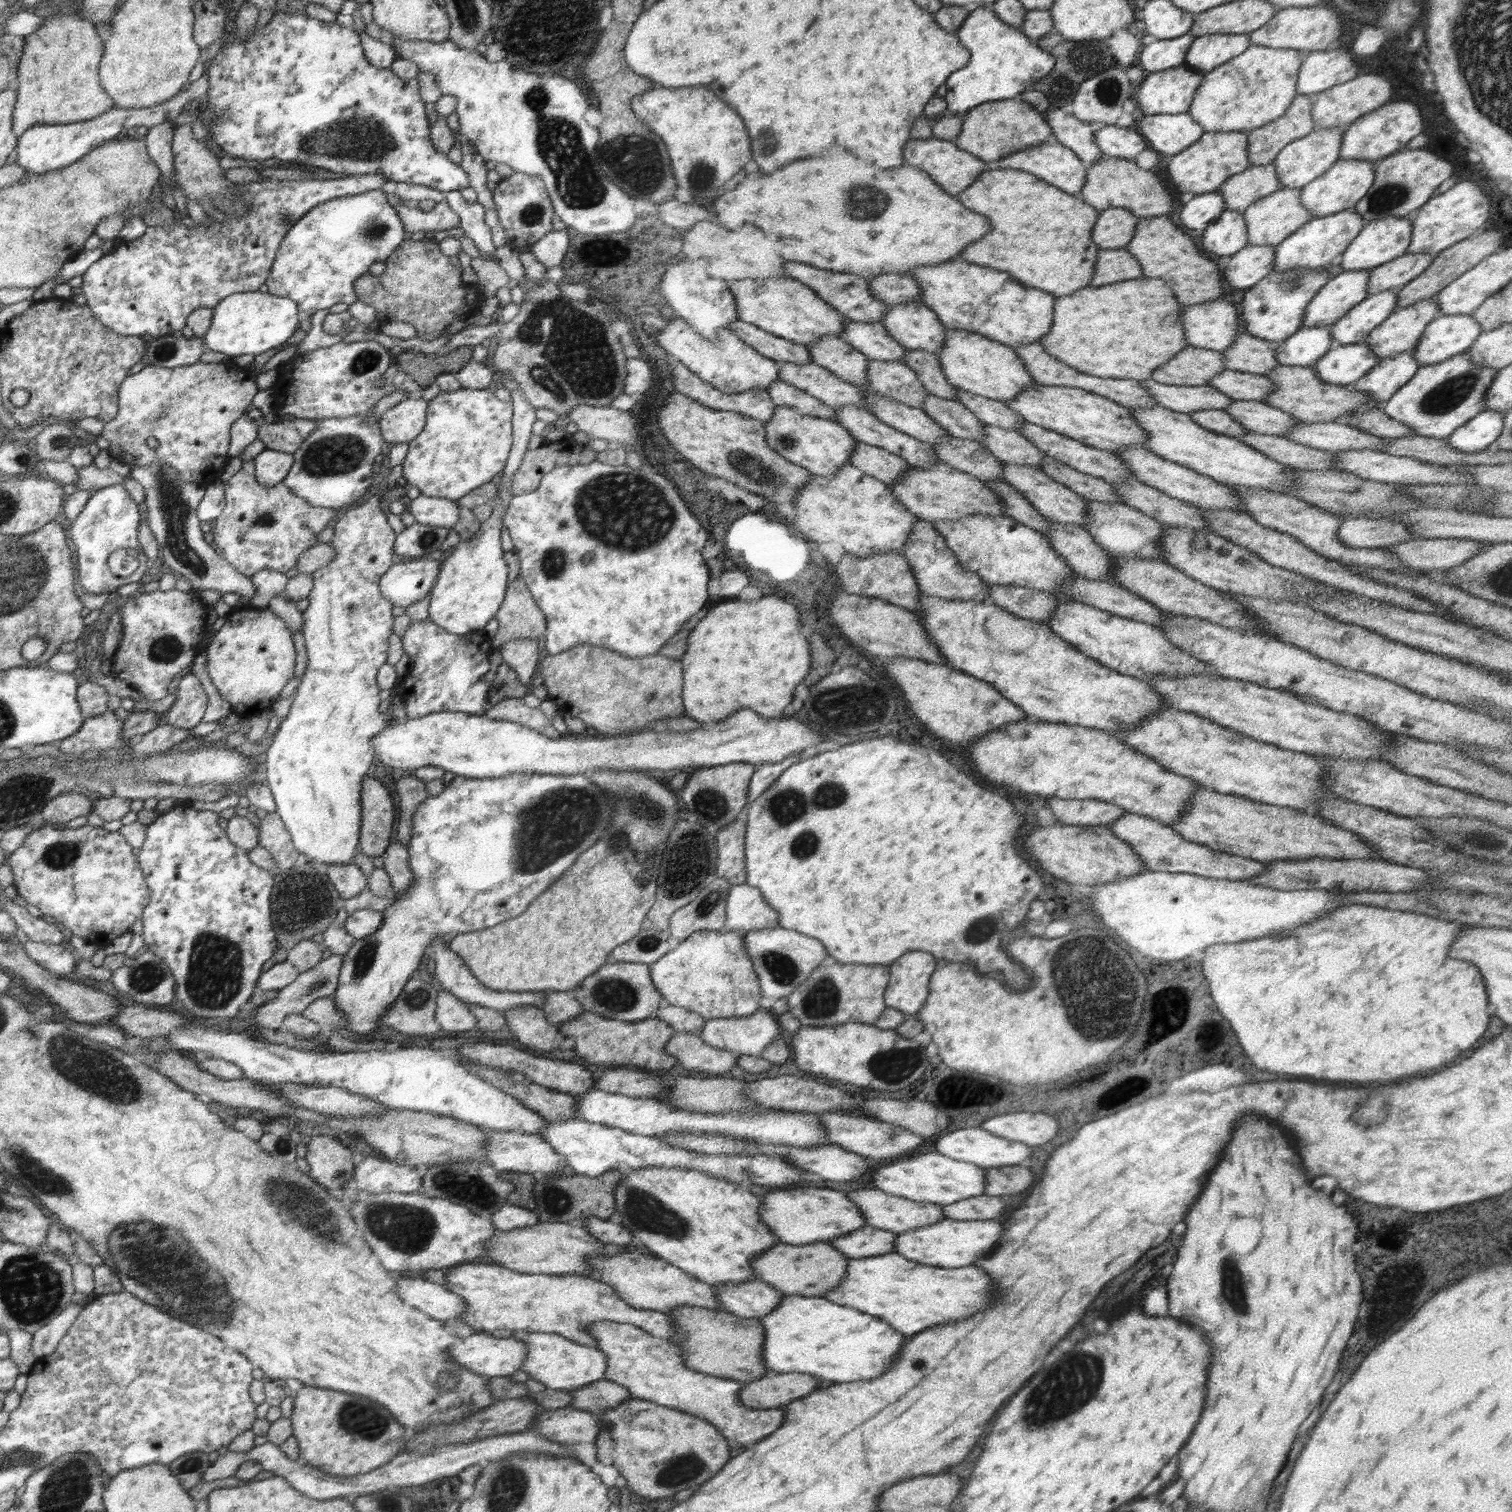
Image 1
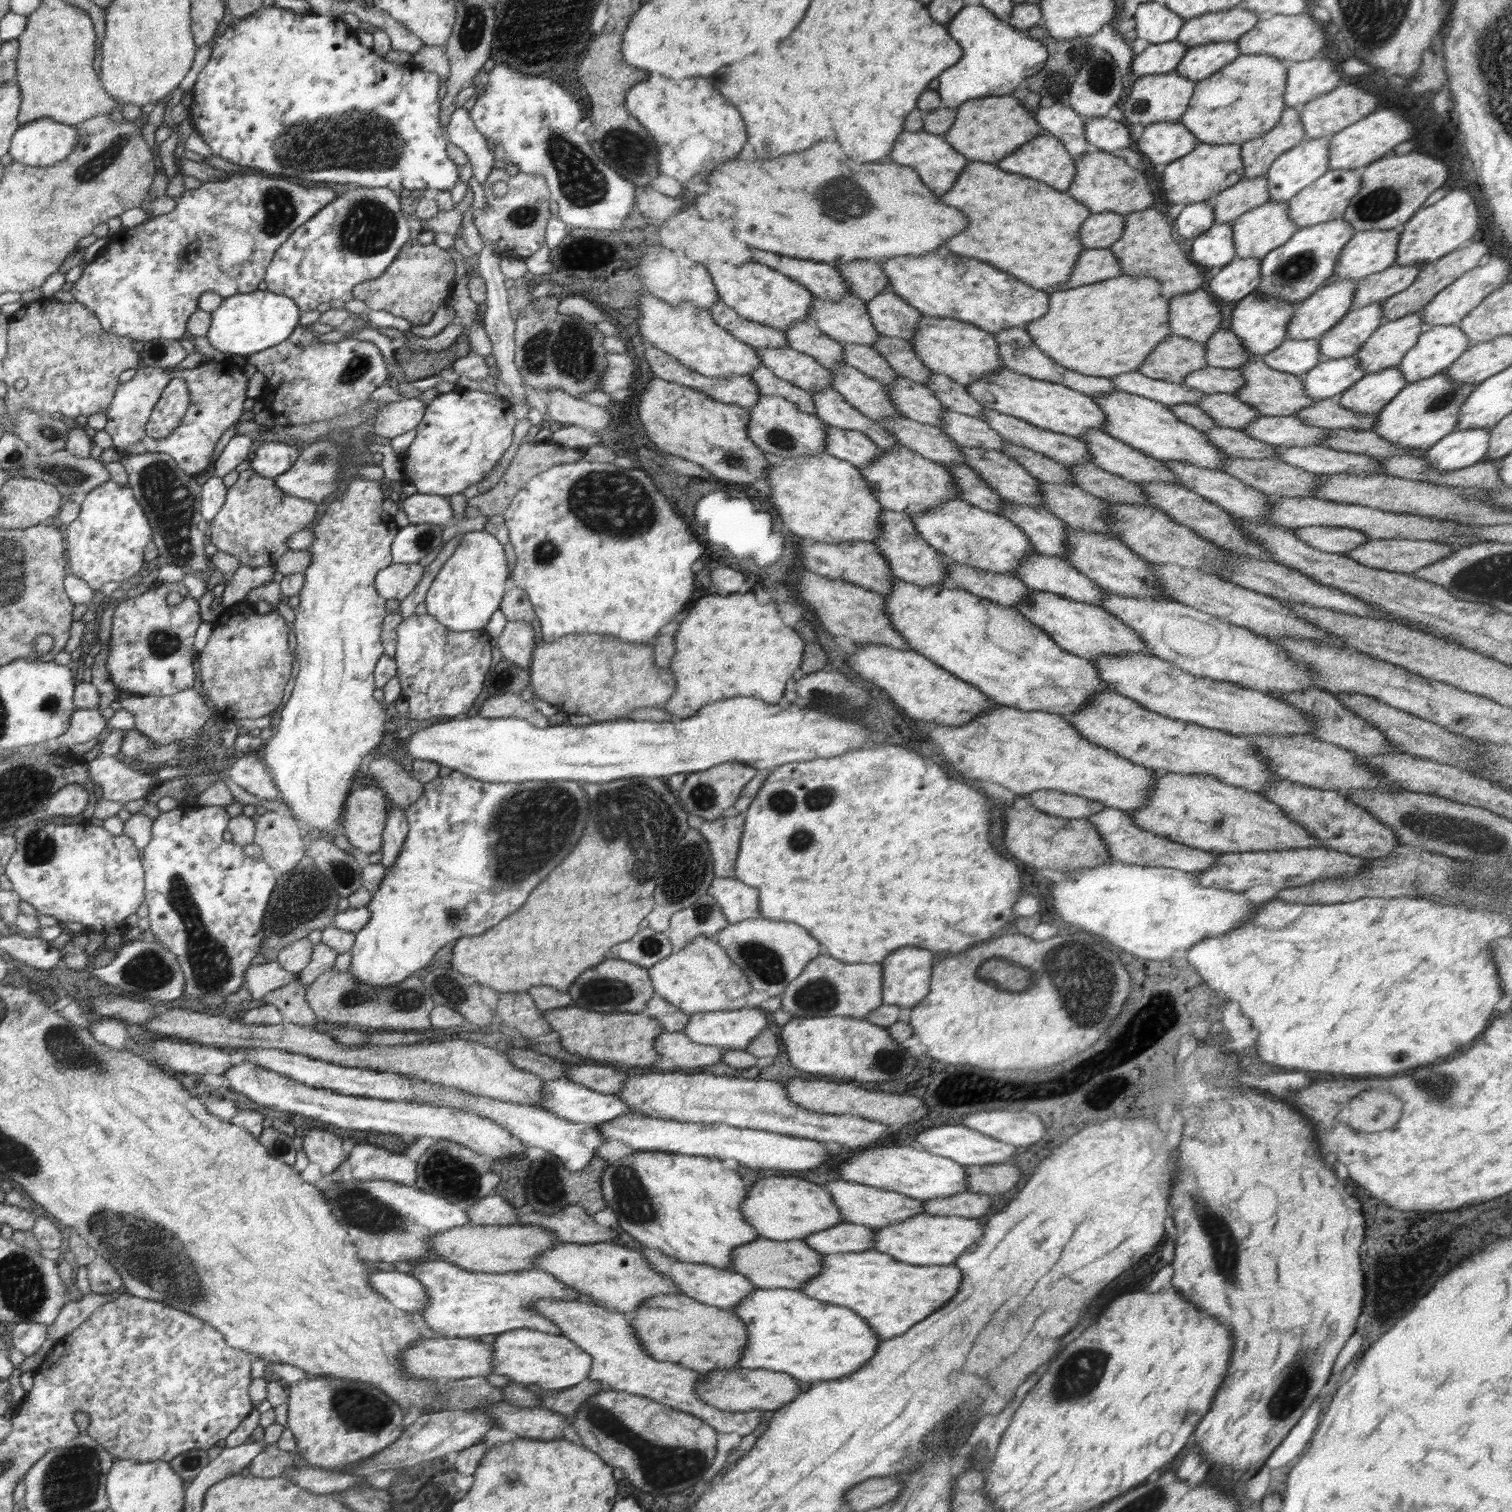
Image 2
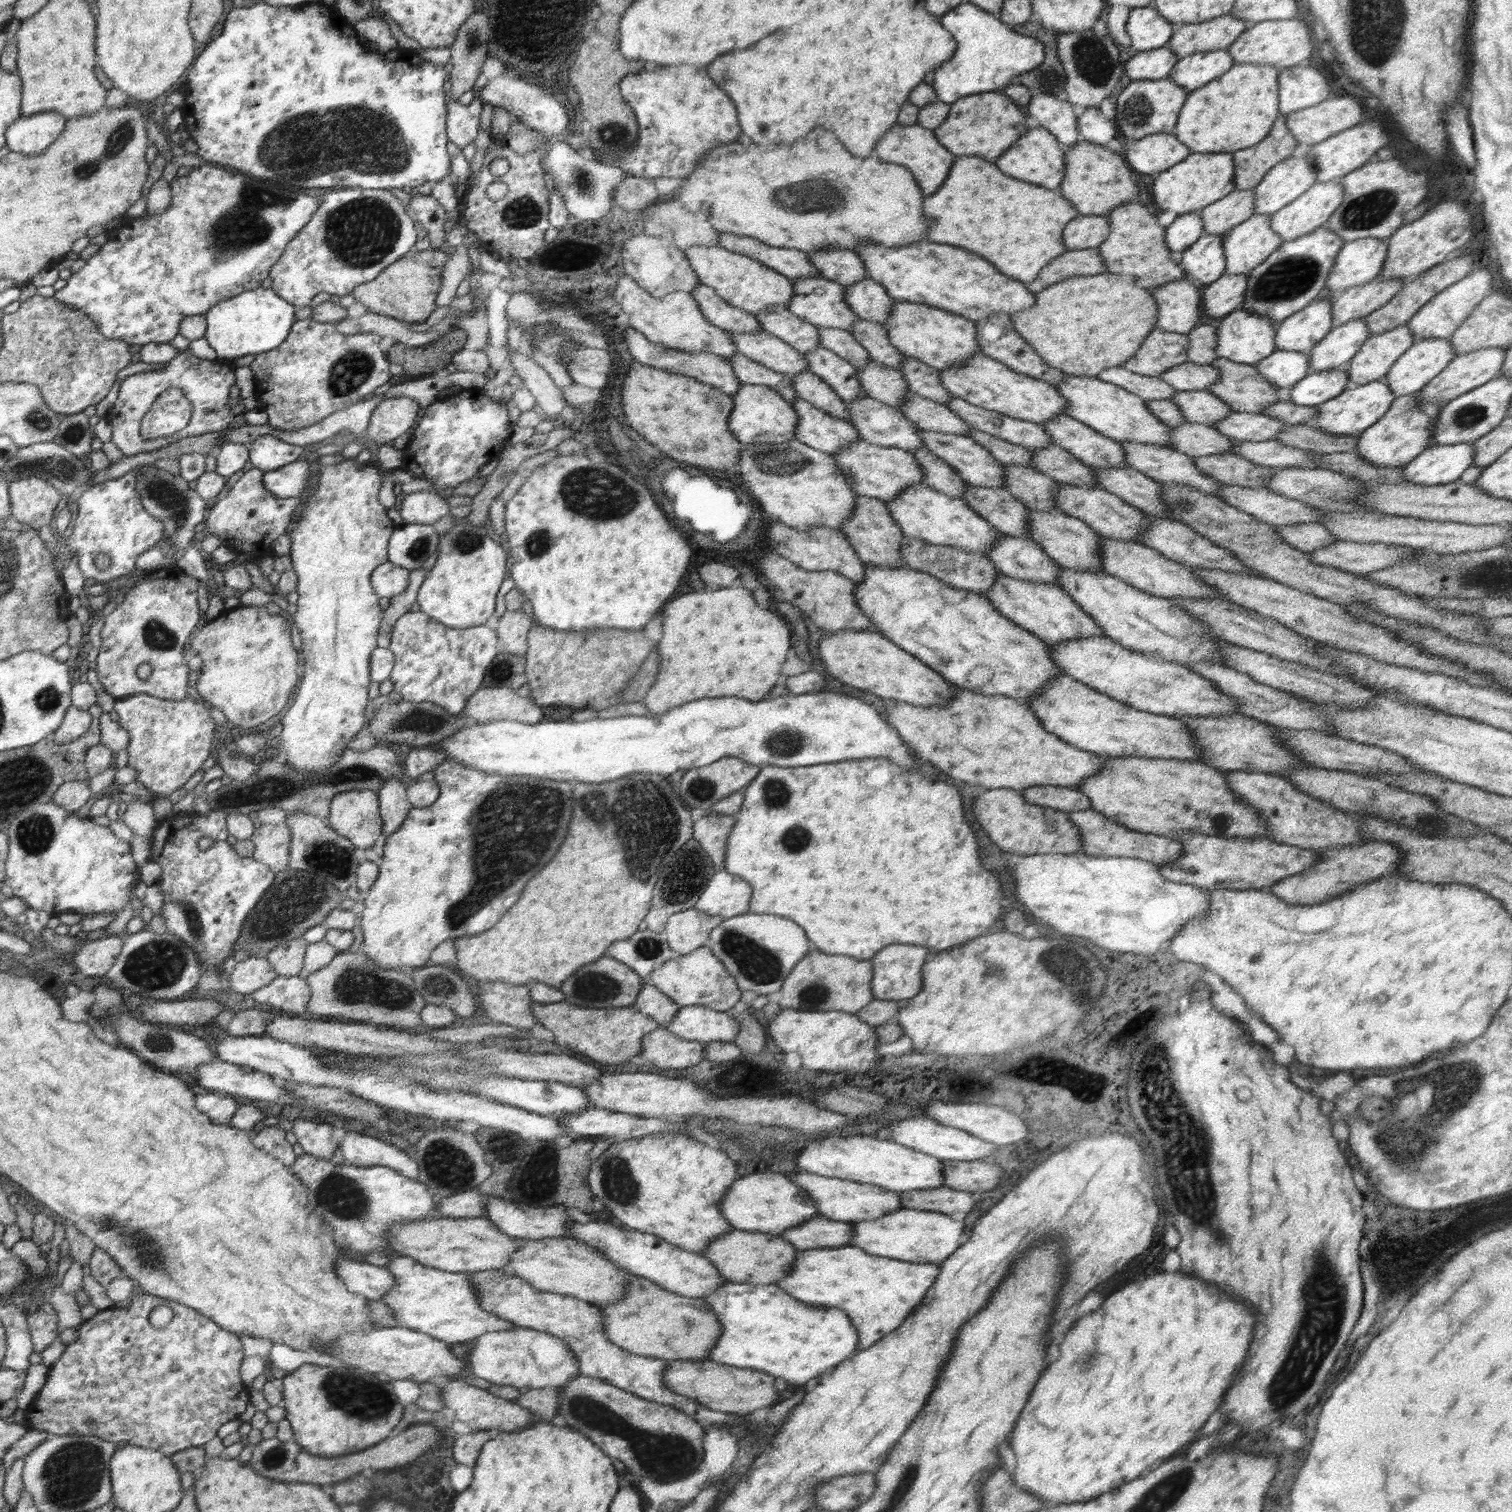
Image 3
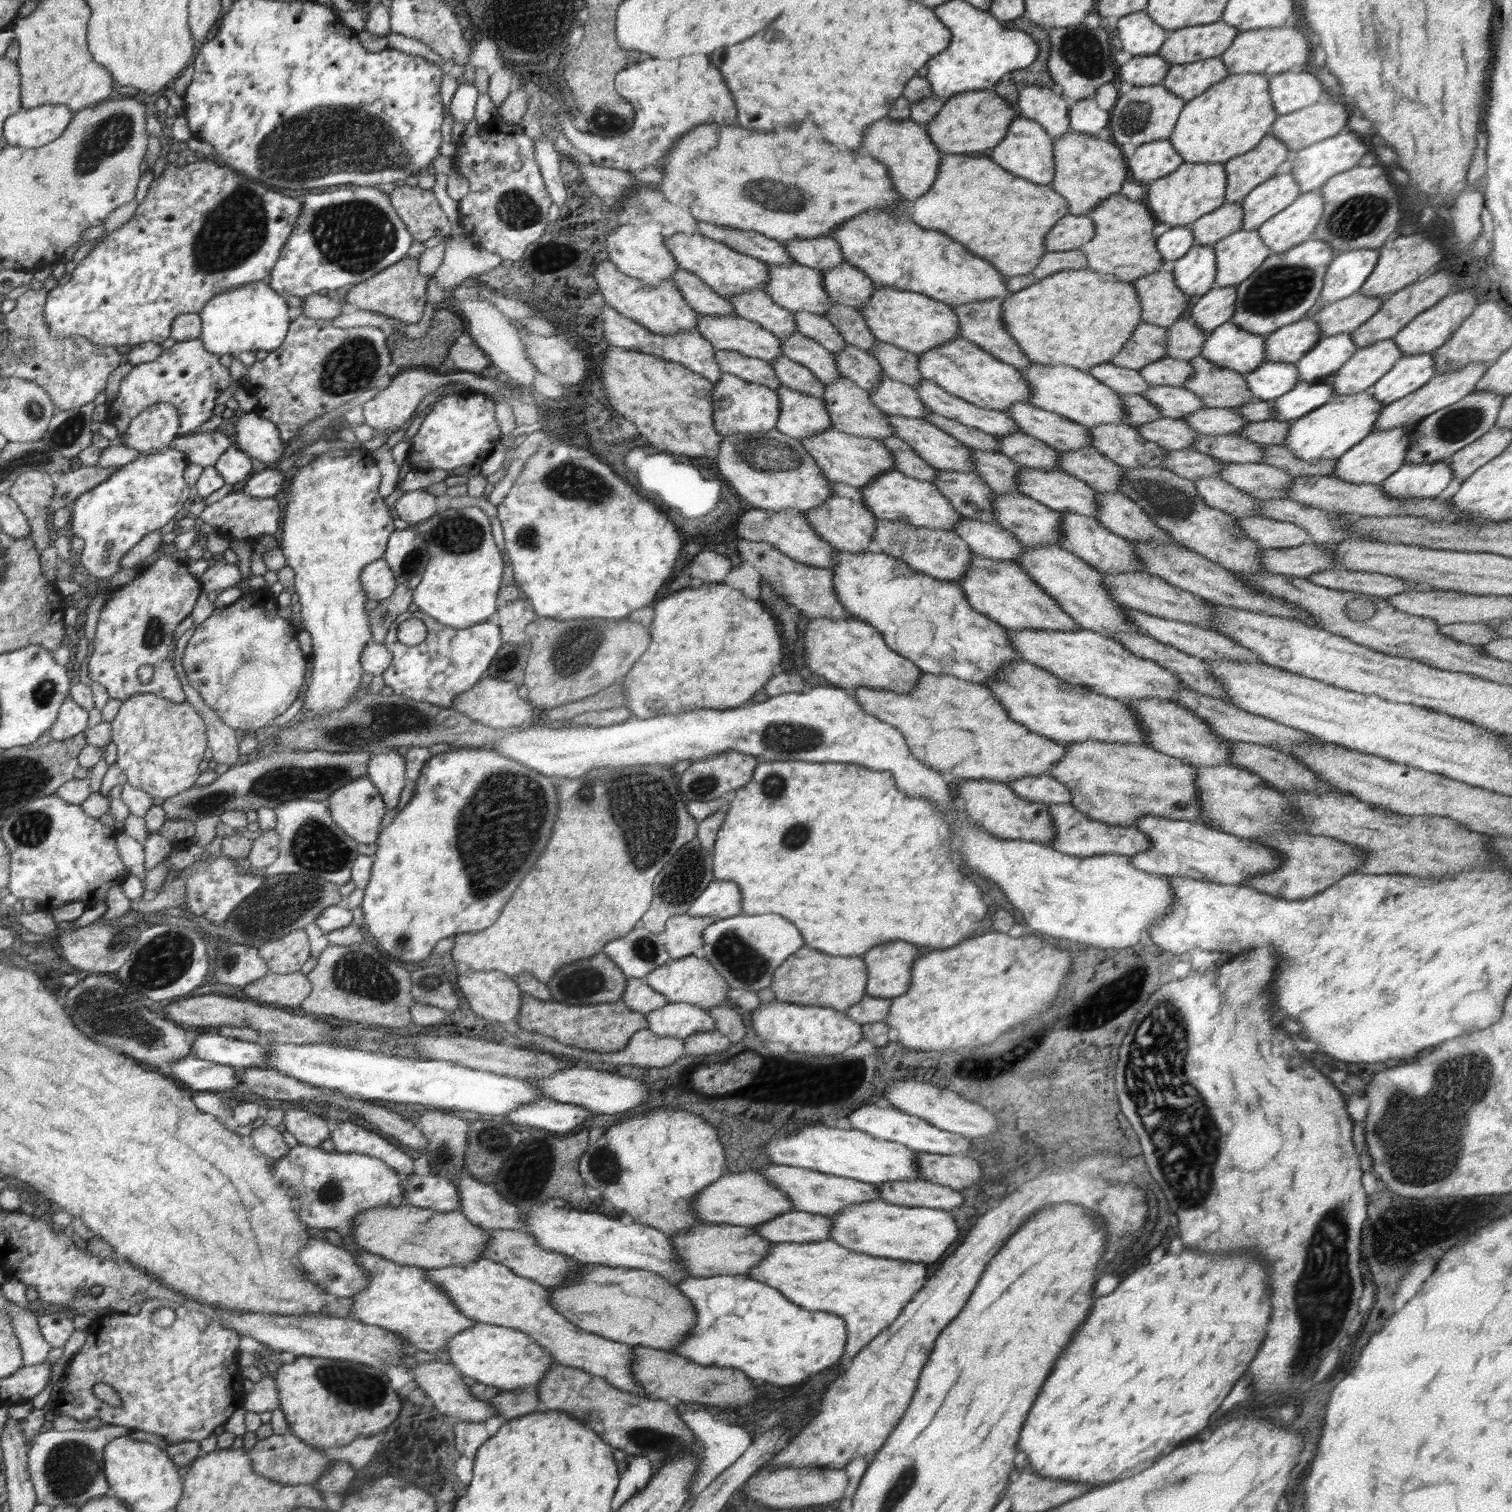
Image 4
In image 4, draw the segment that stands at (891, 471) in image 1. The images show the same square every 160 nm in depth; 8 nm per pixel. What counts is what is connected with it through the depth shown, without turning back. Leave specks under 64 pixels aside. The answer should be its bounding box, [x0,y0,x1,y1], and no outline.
[774,385,831,440]

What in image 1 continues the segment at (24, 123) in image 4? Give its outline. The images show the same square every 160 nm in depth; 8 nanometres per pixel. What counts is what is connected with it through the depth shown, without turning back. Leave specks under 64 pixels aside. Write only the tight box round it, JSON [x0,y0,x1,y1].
[16,76,208,174]

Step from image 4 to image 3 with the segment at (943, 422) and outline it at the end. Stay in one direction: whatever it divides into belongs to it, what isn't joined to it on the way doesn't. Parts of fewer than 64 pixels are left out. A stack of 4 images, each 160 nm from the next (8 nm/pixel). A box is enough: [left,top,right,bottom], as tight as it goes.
[965,429,1033,466]

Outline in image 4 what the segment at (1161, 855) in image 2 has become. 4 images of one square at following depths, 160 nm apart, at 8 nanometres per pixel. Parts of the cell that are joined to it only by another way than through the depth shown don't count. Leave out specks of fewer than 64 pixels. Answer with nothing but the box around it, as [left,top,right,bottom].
[1049,803,1151,857]

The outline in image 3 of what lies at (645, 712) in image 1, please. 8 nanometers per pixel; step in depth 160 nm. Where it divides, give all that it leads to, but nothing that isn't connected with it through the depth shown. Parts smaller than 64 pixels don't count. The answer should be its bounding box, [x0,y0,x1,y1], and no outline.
[525,616,663,710]

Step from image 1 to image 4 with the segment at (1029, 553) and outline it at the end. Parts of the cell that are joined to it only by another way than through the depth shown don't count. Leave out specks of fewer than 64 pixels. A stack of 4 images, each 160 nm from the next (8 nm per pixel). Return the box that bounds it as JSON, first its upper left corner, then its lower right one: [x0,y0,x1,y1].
[860,469,964,532]

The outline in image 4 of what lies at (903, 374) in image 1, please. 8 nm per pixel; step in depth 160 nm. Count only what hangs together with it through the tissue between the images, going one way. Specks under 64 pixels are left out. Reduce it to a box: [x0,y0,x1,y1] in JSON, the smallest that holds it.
[793,310,848,354]

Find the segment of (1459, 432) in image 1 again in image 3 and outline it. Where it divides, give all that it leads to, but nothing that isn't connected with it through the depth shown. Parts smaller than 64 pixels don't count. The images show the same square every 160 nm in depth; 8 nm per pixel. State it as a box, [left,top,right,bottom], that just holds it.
[1403,442,1474,486]

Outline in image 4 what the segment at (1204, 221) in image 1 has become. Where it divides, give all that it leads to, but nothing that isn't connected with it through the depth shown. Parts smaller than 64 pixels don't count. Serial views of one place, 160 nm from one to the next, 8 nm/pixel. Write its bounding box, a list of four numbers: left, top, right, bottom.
[1156,223,1193,262]

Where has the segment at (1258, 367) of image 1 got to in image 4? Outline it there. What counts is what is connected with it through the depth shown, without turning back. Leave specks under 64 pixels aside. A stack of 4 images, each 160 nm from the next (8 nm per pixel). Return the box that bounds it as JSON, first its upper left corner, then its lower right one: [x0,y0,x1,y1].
[1166,318,1208,359]

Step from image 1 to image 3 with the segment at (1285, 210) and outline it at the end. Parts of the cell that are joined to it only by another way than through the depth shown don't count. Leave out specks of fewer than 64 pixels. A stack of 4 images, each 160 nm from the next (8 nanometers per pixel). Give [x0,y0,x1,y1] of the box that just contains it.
[1223,214,1282,274]

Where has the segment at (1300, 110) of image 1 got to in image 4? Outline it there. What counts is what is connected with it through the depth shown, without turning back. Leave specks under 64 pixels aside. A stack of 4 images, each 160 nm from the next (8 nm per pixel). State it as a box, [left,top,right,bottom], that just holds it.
[1226,133,1292,203]

